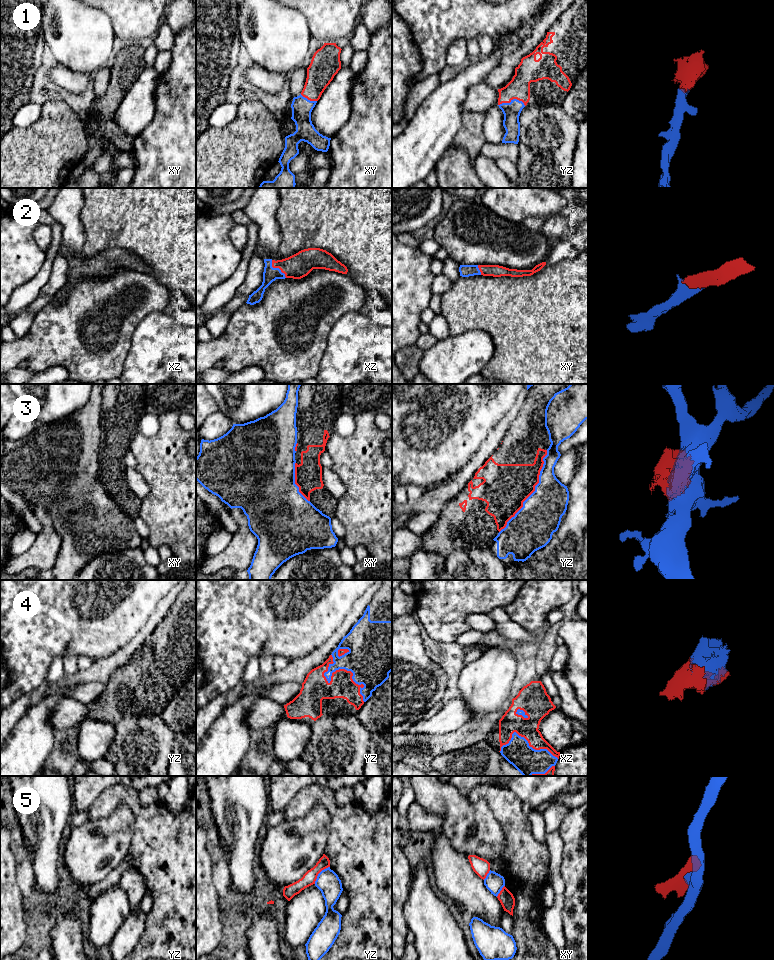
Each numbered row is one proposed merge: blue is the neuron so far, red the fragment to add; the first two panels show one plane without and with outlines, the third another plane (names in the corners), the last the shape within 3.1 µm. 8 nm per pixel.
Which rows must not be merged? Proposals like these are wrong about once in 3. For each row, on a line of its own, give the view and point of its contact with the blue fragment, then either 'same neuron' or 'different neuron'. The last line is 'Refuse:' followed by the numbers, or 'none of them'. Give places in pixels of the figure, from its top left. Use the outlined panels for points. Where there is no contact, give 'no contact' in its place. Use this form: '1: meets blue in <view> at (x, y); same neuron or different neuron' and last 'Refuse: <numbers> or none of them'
1: meets blue in yz at (512, 100); same neuron
2: meets blue in xz at (277, 268); same neuron
3: meets blue in yz at (534, 491); different neuron
4: meets blue in yz at (338, 669); same neuron
5: meets blue in yz at (319, 873); different neuron
Refuse: 3, 5

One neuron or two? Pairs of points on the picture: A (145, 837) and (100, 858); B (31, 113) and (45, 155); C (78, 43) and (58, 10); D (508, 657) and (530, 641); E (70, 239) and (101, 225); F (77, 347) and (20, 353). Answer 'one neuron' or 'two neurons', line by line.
A: two neurons
B: two neurons
C: one neuron
D: two neurons
E: two neurons
F: one neuron

